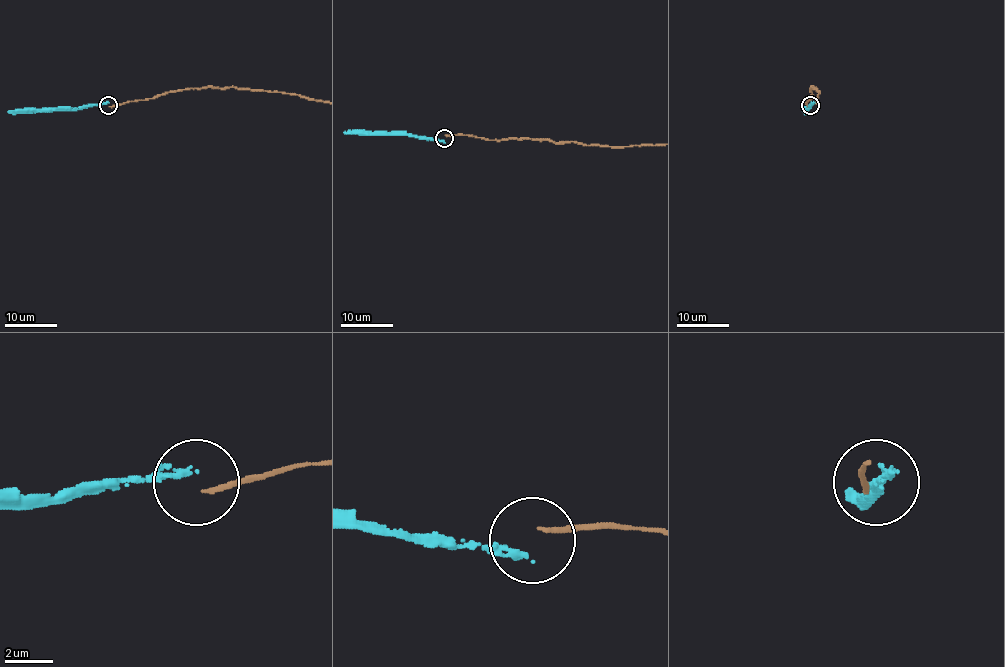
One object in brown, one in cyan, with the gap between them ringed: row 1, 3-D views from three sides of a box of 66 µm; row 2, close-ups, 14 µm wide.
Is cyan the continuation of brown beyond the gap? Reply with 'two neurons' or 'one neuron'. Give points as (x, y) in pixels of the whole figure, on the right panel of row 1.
two neurons

